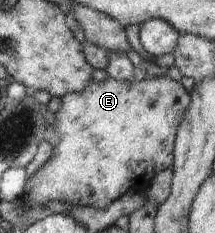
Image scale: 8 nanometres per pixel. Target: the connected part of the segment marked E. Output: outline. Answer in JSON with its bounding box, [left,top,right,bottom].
[24,75,189,209]

